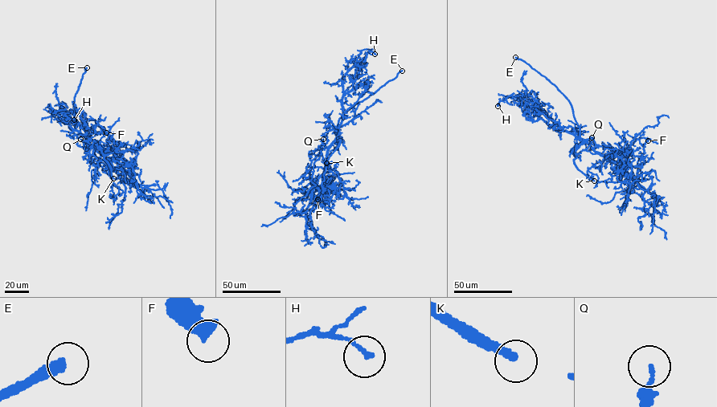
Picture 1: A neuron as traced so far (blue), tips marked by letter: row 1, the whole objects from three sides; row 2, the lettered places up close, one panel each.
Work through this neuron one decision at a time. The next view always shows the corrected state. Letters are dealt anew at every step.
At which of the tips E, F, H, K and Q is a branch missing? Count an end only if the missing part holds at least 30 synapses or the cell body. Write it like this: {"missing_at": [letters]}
{"missing_at": ["E", "Q"]}

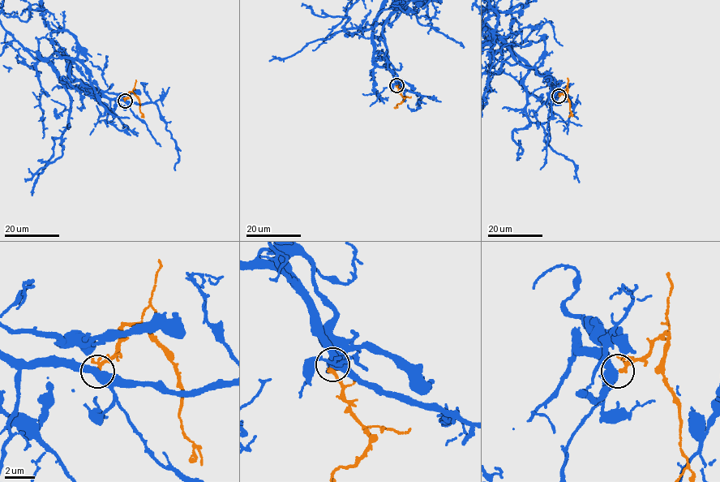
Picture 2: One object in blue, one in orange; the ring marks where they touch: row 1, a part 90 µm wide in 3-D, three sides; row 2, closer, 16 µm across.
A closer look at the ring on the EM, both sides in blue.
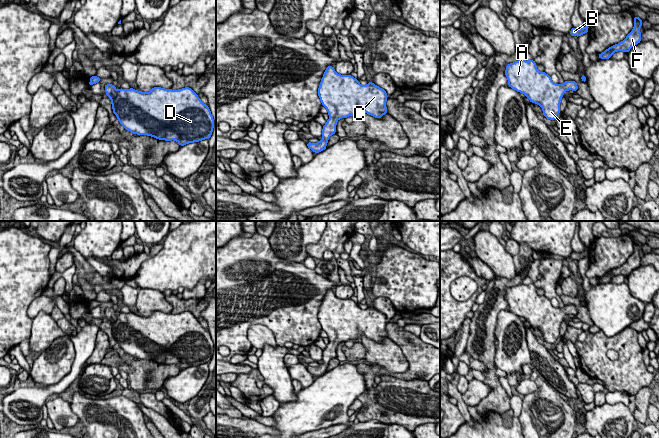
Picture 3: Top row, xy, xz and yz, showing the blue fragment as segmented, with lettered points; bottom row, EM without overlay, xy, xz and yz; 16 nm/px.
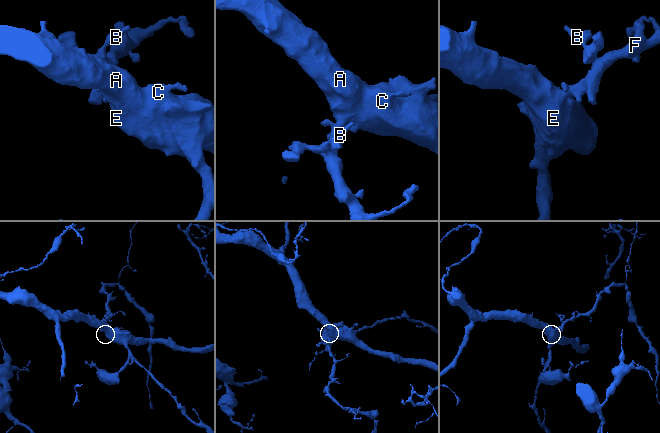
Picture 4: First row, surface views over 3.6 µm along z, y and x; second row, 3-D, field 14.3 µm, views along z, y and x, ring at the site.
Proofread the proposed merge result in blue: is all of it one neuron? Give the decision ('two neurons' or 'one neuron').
one neuron

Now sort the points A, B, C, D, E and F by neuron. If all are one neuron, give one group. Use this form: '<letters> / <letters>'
A B C D E F

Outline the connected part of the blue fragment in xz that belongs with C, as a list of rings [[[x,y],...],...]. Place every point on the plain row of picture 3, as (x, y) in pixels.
[[[328,290],[321,303],[318,320],[329,339],[322,353],[322,364],[308,366],[307,370],[315,377],[326,373],[329,361],[336,357],[337,345],[352,339],[360,341],[362,335],[381,342],[387,338],[387,316],[370,306],[363,310],[351,299],[338,298],[333,290]]]

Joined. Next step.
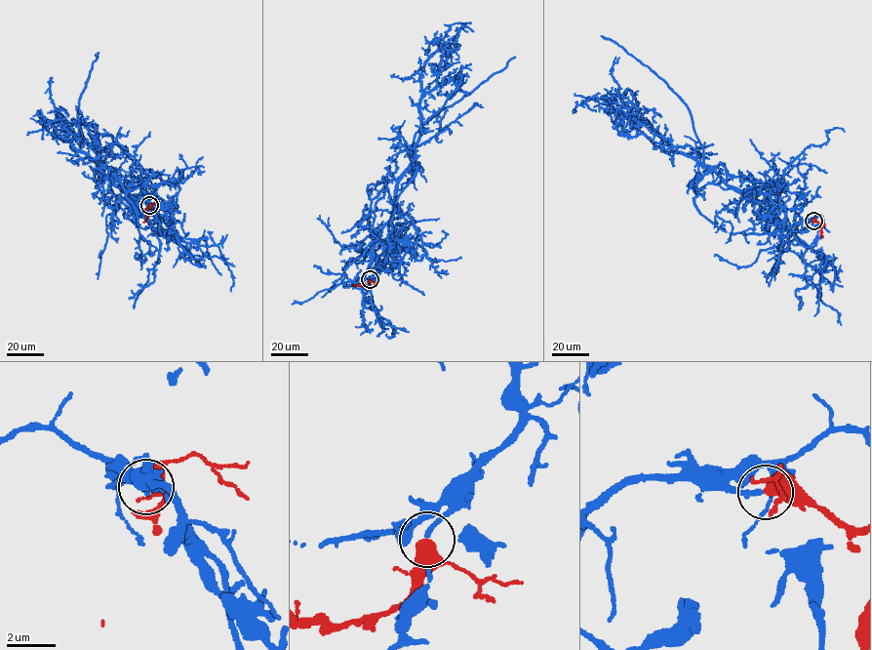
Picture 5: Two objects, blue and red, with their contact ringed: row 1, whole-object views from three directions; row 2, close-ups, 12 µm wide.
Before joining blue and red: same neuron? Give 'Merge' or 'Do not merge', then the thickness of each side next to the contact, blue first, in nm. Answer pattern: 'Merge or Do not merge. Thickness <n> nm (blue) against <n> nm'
Merge. Thickness 200 nm (blue) against 600 nm

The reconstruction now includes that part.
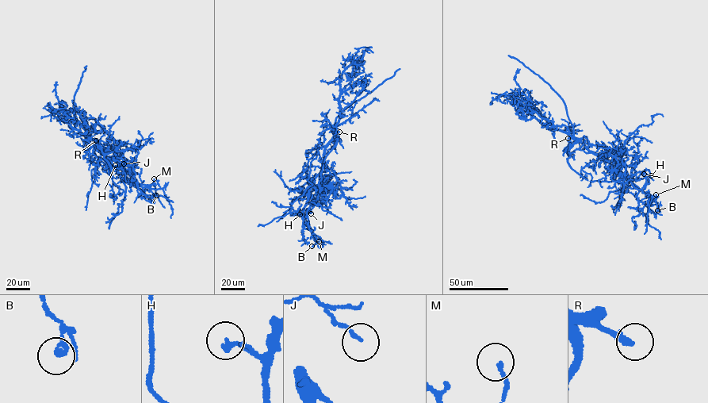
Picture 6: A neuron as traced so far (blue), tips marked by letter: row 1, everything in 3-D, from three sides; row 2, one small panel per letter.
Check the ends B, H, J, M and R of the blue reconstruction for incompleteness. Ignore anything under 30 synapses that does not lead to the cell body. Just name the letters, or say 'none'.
R

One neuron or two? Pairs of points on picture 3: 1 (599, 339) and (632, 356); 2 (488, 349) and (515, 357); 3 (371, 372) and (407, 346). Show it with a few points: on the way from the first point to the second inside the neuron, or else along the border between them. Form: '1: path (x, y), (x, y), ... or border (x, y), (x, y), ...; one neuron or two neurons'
1: path (607, 342), (618, 343), (624, 348); one neuron
2: border (495, 328), (494, 364), (497, 367); two neurons
3: path (387, 373), (406, 375), (412, 369), (412, 362); one neuron

